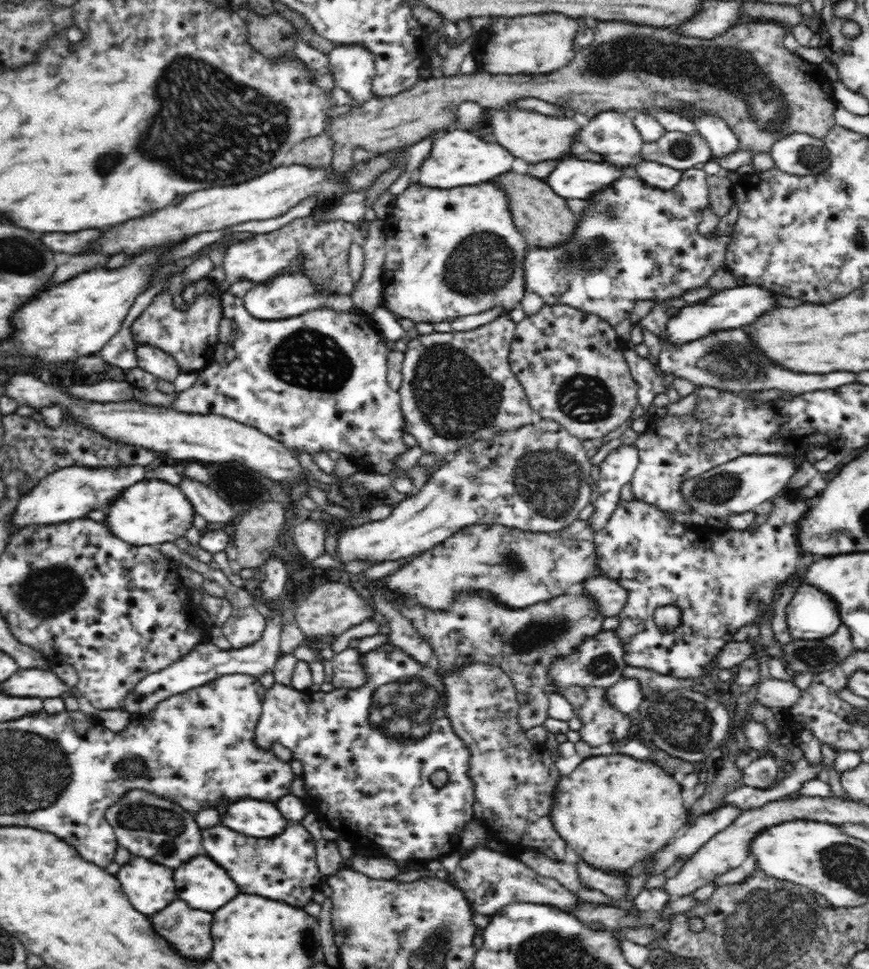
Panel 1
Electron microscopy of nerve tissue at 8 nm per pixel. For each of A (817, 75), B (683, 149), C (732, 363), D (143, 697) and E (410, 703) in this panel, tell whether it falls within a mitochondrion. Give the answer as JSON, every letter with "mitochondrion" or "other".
{"A":"other","B":"mitochondrion","C":"mitochondrion","D":"mitochondrion","E":"mitochondrion"}

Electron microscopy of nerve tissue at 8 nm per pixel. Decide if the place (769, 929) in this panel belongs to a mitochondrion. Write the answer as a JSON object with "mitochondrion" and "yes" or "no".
{"mitochondrion":"yes"}

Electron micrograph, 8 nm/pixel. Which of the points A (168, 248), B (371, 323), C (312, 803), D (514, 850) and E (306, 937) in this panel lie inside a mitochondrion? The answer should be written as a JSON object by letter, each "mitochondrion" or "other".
{"A":"other","B":"other","C":"other","D":"other","E":"mitochondrion"}

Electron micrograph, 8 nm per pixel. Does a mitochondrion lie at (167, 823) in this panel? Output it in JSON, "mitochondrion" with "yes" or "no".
{"mitochondrion":"yes"}

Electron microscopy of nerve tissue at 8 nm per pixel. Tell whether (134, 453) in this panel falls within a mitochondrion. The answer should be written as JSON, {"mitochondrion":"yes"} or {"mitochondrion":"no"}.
{"mitochondrion":"no"}

